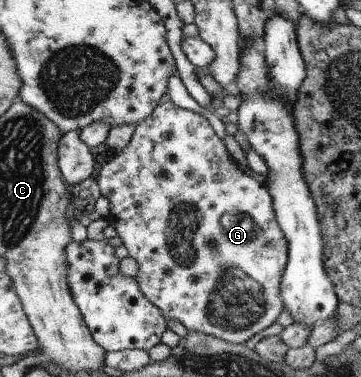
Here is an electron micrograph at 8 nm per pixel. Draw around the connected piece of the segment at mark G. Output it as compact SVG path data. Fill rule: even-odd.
M168 99L162 100L153 114L136 126L128 146L116 153L100 169L96 180L101 194L108 198L111 205L107 221L116 230L123 246L128 250L128 256L139 265L138 274L135 276L138 288L162 312L164 319L178 320L187 331L220 338L230 344L245 344L254 336L274 329L276 320L283 310L282 298L278 294L280 294L282 274L288 265L288 242L276 221L274 198L270 196L266 185L258 184L248 176L248 173L238 168L237 163L228 153L225 142L218 137L204 116L192 110L179 108Z

